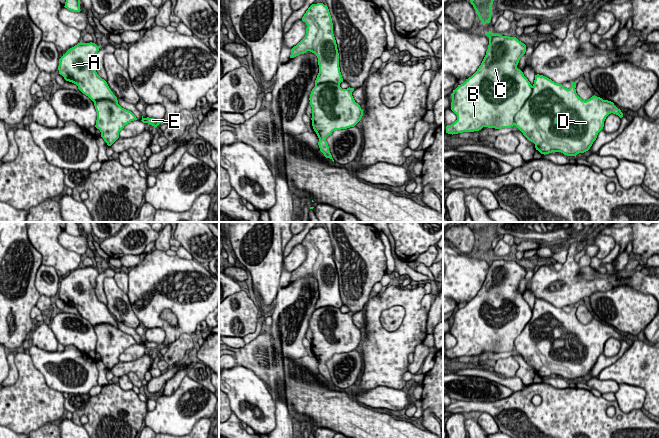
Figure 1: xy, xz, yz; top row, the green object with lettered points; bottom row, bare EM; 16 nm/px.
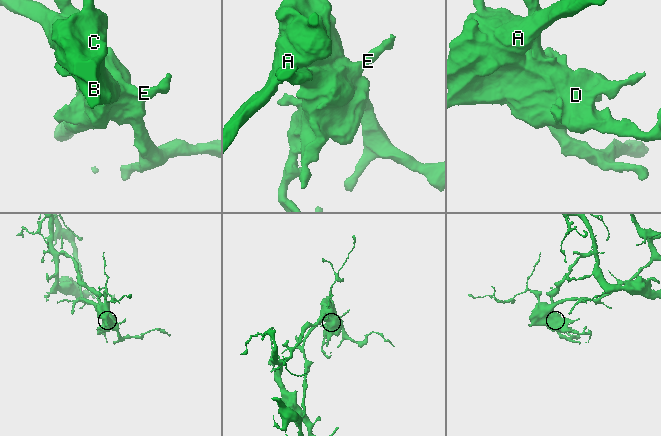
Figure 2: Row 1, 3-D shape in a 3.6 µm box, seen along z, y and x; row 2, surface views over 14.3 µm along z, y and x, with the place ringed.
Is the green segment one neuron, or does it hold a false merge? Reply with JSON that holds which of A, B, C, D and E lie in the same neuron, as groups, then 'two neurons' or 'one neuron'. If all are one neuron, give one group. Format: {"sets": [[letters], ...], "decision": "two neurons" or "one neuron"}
{"sets": [["A", "B", "C"], ["D", "E"]], "decision": "two neurons"}

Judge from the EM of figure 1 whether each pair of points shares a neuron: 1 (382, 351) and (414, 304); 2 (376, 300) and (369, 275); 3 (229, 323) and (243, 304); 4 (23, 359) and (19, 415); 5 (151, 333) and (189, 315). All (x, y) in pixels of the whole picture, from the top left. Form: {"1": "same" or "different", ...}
{"1": "same", "2": "different", "3": "same", "4": "same", "5": "different"}

